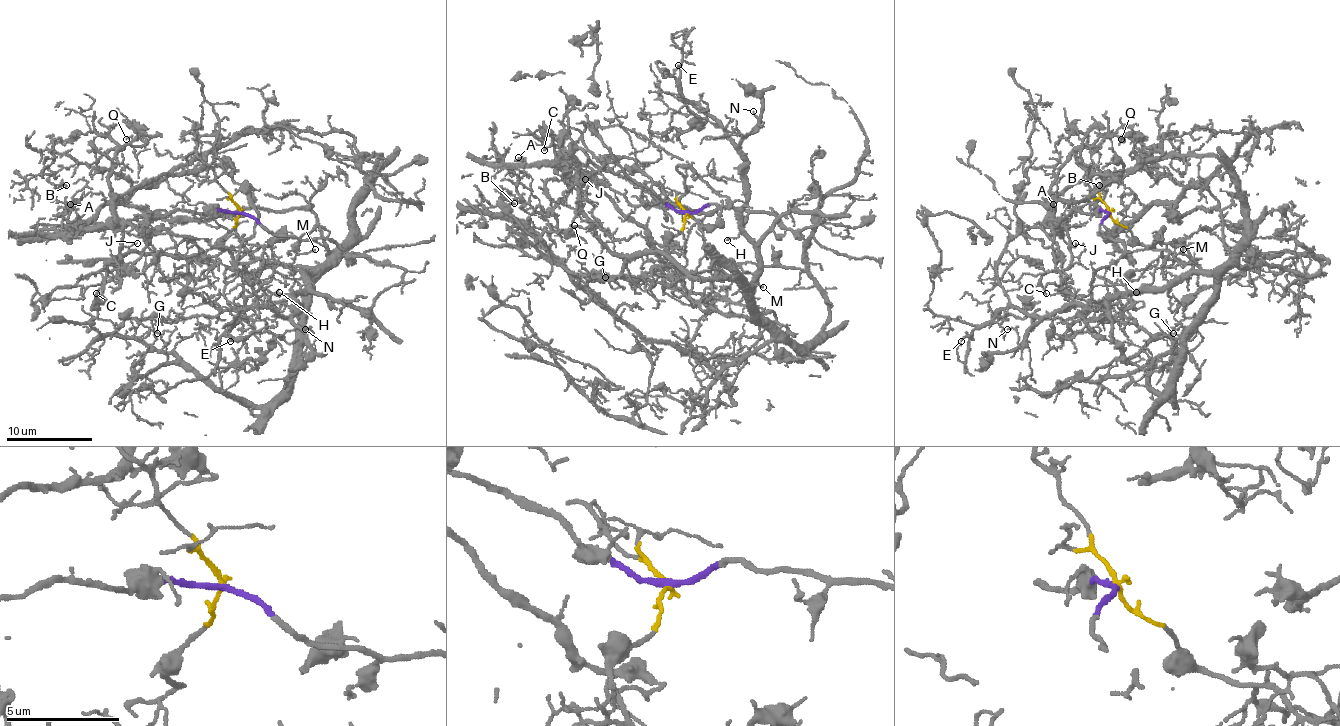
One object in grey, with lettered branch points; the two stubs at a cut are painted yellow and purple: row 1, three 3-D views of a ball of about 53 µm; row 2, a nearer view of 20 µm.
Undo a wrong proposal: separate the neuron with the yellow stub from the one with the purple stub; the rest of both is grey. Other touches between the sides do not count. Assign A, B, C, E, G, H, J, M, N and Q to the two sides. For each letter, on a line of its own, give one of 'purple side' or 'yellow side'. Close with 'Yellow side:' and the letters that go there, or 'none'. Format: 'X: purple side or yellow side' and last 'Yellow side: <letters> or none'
A: purple side
B: purple side
C: purple side
E: yellow side
G: yellow side
H: yellow side
J: purple side
M: yellow side
N: yellow side
Q: purple side
Yellow side: E, G, H, M, N

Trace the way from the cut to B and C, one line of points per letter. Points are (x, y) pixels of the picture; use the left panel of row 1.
B: (240, 212), (177, 210), (149, 216), (136, 227), (63, 231), (69, 203), (52, 195), (67, 186)
C: (240, 212), (196, 214), (177, 210), (136, 227), (123, 227), (119, 261), (95, 294)

